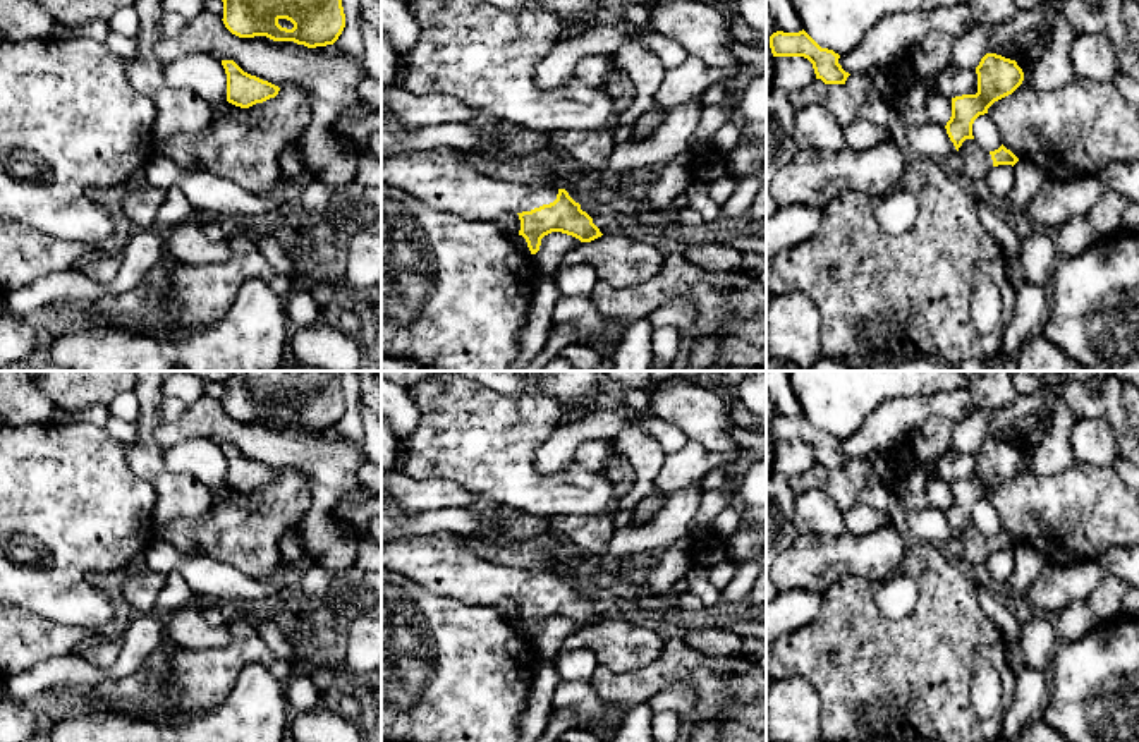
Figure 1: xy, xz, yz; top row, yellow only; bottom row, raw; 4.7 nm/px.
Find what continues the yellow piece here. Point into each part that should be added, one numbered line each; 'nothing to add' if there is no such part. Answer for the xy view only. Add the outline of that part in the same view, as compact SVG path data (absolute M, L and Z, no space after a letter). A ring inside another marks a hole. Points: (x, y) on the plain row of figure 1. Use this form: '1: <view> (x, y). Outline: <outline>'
nothing to add

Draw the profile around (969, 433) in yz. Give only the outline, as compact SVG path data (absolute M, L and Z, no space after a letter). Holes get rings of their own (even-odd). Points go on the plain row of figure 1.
M1017 395L1003 409L978 407L969 417L955 423L952 450L976 453L986 438L996 438L1008 428L1019 428L1024 417L1034 416L1039 421L1050 416L1050 405L1039 395Z

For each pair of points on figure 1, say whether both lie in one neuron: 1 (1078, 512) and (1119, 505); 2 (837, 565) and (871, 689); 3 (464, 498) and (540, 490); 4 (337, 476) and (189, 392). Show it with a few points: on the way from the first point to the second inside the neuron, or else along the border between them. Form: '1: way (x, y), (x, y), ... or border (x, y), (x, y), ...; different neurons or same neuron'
1: way (1088, 510), (1108, 510); same neuron
2: border (880, 583), (846, 576), (837, 579), (822, 595); different neurons
3: border (444, 478), (475, 492), (487, 504); different neurons
4: border (203, 394), (189, 406); different neurons

